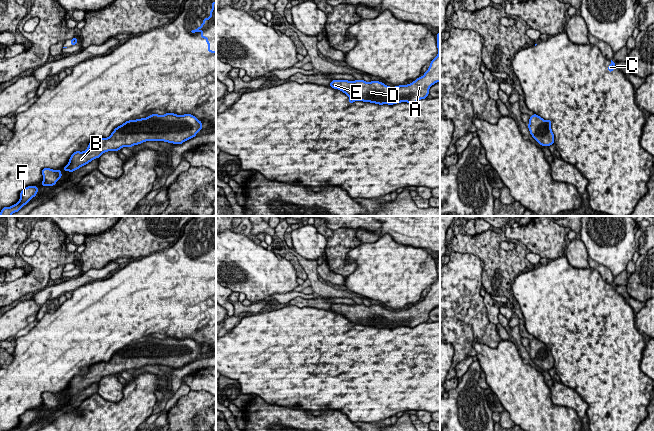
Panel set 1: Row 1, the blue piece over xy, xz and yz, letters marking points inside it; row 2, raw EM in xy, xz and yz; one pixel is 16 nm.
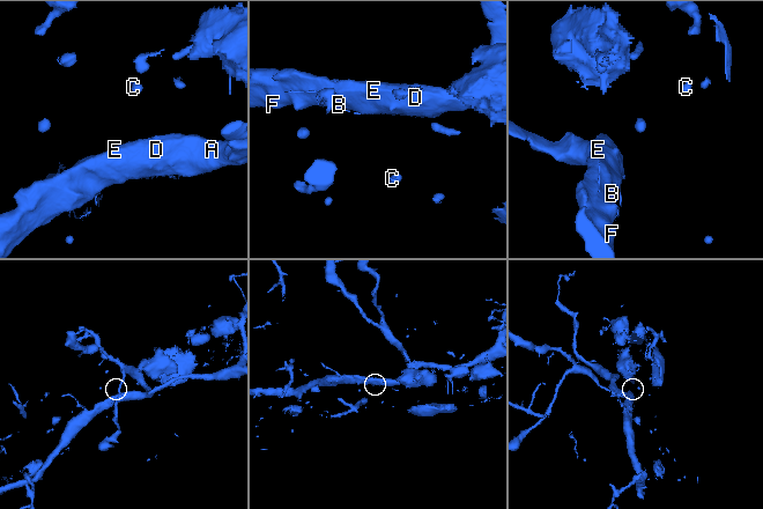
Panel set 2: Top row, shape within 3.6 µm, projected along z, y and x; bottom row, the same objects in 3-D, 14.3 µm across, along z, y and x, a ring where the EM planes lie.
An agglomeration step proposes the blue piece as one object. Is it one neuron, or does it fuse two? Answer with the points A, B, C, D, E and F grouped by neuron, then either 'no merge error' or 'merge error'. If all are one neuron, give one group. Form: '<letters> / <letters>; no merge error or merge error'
A B D E F / C; merge error

